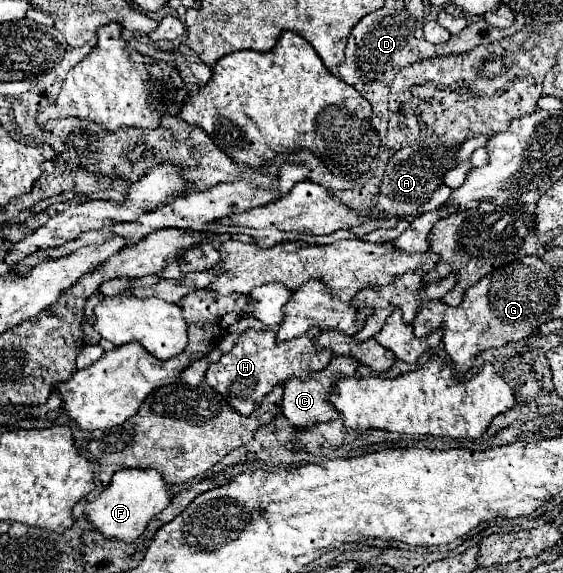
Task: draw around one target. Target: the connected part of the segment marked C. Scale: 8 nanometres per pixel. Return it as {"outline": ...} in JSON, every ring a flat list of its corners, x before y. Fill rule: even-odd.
{"outline":[[334,357,326,369,318,371,318,373,312,373,310,379,302,381,302,379,290,379,286,385,284,385,284,399,282,399,282,413,284,417,292,423,292,427,296,429,306,429,306,427,312,427,312,425,318,425,318,423,326,423,326,421,334,421,338,419,338,411,334,409,334,405,330,405,328,401,328,395,330,395,330,385,334,381,338,381,340,377,354,377,356,375,356,369,358,369,358,363,350,357]]}

